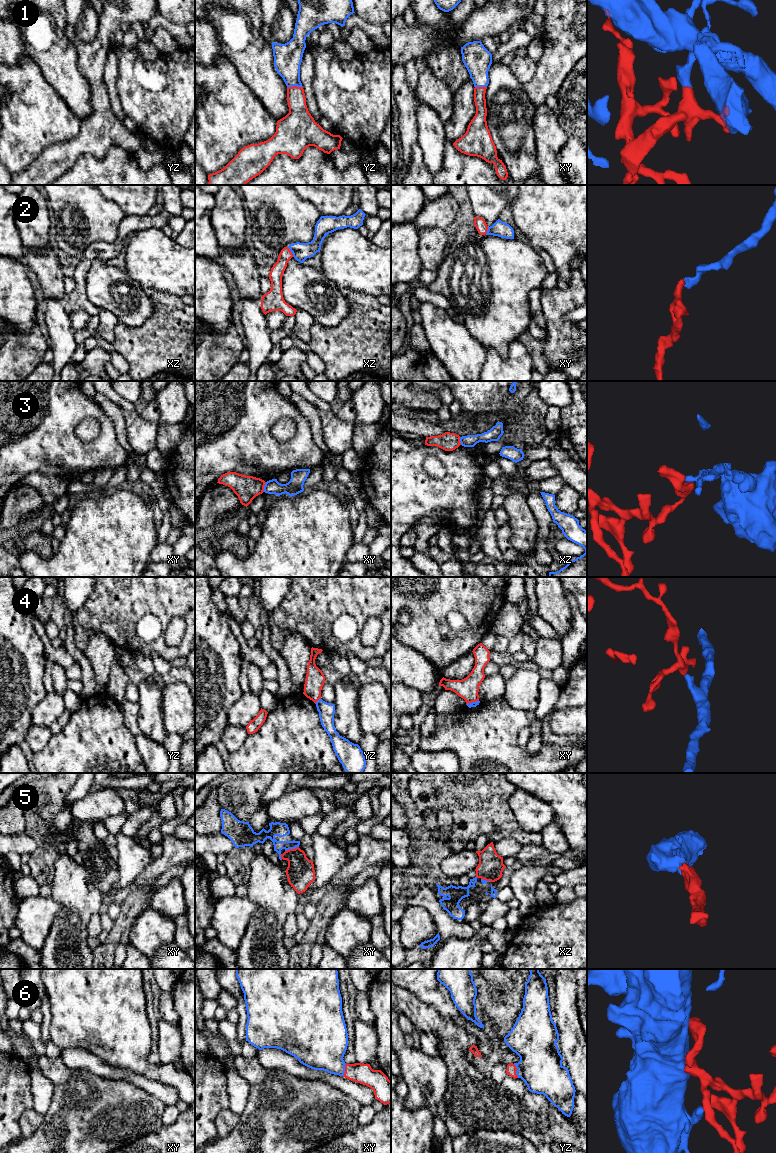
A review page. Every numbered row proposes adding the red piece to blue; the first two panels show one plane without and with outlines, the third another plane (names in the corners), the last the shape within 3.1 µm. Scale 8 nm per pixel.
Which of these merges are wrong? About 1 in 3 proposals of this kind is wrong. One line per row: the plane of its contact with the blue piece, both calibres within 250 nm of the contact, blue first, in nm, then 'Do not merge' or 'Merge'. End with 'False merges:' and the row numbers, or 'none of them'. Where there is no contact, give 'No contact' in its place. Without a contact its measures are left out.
1: Touches blue in yz. Thickness 220 nm (blue) against 170 nm. Merge
2: Touches blue in xz. Thickness 140 nm (blue) against 110 nm. Merge
3: Touches blue in xy. Thickness 130 nm (blue) against 190 nm. Do not merge
4: Touches blue in yz. Thickness 130 nm (blue) against 160 nm. Do not merge
5: Touches blue in xy. Thickness 110 nm (blue) against 220 nm. Merge
6: Touches blue in yz. Thickness 360 nm (blue) against 80 nm. Merge
False merges: 3, 4

